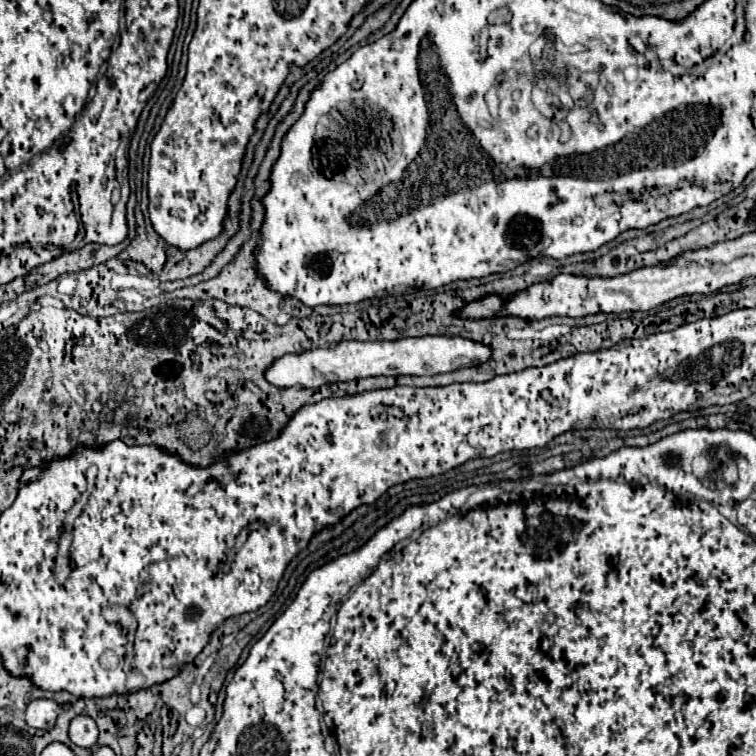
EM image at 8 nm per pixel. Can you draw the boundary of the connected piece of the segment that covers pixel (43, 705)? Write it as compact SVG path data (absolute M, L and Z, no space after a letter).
M37 699L37 701L31 701L27 705L25 721L27 721L29 727L49 731L51 727L55 727L57 715L59 715L59 705L55 701L51 701L51 699Z

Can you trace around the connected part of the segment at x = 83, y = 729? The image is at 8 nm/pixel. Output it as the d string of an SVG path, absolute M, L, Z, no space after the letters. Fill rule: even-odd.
M79 715L71 721L69 725L69 739L77 745L77 747L83 747L83 749L93 749L97 745L97 737L99 737L99 731L97 731L97 725L91 717L85 717L85 715Z

